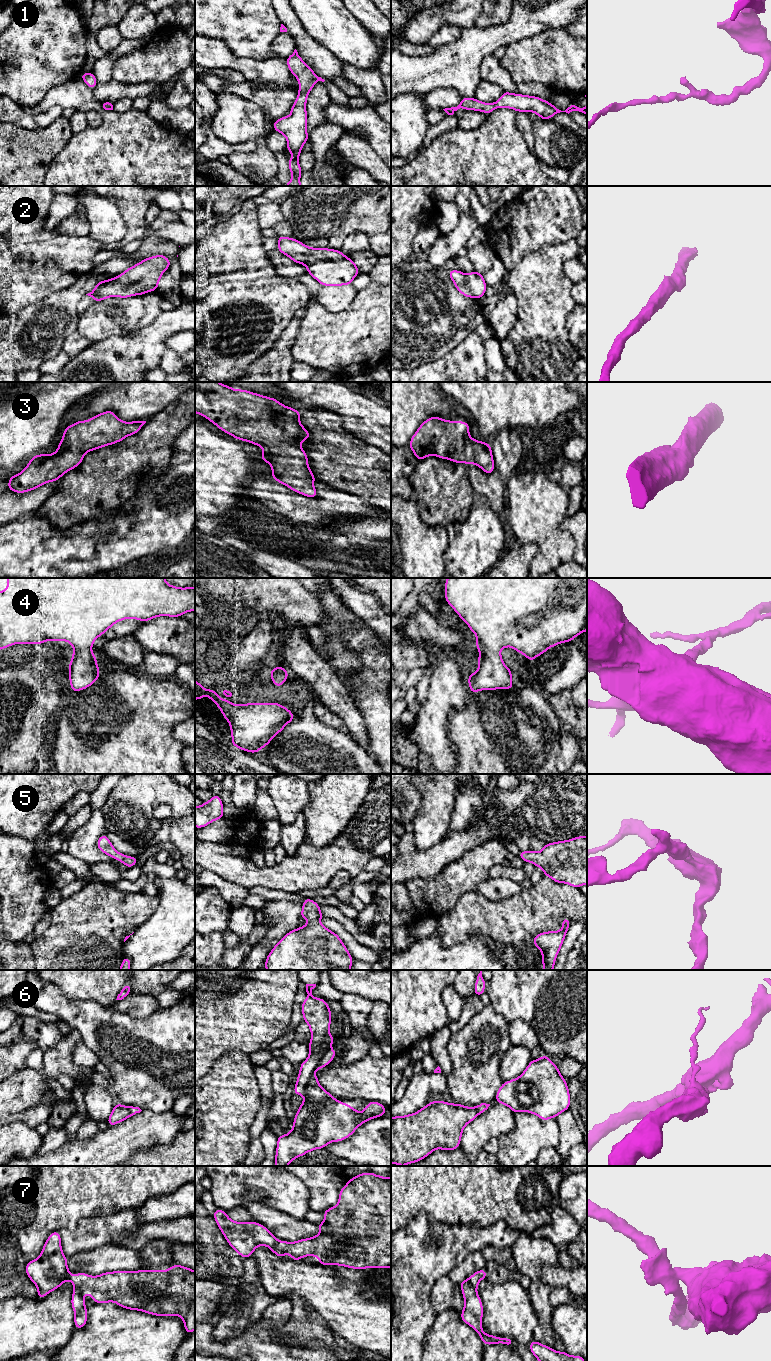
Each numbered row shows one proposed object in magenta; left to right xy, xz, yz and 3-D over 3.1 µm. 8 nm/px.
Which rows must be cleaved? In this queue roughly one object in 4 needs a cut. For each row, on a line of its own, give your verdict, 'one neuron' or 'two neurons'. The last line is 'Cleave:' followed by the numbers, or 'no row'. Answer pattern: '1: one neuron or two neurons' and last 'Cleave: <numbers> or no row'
1: one neuron
2: one neuron
3: one neuron
4: one neuron
5: one neuron
6: two neurons
7: two neurons
Cleave: 6, 7

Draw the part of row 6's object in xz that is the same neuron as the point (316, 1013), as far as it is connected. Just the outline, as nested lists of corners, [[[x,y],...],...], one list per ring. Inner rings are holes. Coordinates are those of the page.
[[[306,984],[308,996],[301,1006],[303,1021],[308,1024],[311,1031],[311,1040],[308,1045],[309,1056],[300,1064],[300,1071],[293,1091],[295,1095],[303,1094],[320,1060],[334,1043],[334,1036],[329,1033],[332,1012],[324,999],[311,995],[311,991],[315,987],[316,984]]]

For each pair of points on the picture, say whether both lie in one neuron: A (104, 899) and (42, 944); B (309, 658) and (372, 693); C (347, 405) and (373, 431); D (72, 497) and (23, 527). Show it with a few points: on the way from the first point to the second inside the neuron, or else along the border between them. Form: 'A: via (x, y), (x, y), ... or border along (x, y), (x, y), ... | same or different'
A: via (89, 914), (57, 944) | same
B: border along (340, 678), (354, 699) | different
C: via (354, 408), (370, 424) | same
D: border along (33, 514), (44, 517), (52, 525), (61, 527) | different

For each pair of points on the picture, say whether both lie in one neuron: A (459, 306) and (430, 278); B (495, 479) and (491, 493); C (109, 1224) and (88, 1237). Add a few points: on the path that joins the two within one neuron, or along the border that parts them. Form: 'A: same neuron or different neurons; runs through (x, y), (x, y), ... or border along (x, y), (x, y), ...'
A: same neuron; runs through (452, 300), (437, 285)
B: same neuron; runs through (494, 482), (492, 490)
C: same neuron; runs through (104, 1229), (93, 1232)

